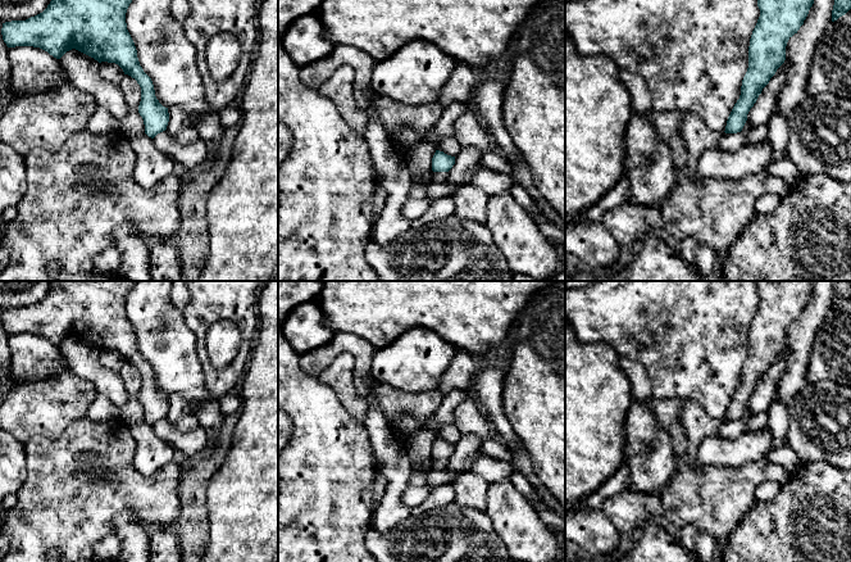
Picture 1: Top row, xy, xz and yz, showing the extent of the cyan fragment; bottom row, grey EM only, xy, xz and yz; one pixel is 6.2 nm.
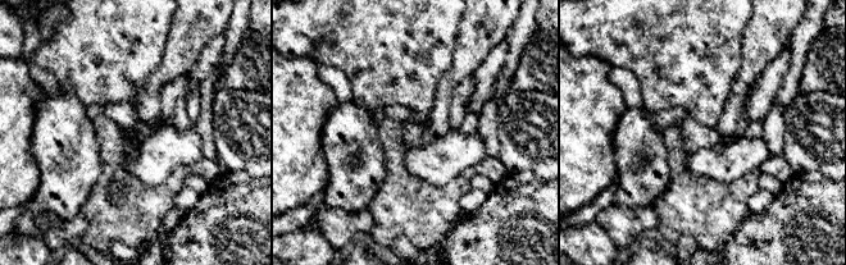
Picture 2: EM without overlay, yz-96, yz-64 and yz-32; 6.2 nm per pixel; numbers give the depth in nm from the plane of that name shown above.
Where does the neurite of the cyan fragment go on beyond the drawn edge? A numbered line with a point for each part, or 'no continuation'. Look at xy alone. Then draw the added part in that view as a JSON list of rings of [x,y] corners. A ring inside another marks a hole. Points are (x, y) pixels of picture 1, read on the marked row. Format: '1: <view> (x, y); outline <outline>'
no continuation

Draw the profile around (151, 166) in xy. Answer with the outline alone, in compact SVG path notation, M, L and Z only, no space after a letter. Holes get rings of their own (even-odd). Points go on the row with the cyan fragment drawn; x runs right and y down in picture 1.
M146 133L129 139L136 154L133 175L140 186L151 187L158 181L178 171L176 162L161 153L154 144L154 139Z

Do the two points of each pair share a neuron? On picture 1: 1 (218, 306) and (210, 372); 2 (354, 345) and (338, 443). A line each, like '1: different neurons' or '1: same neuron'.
1: same neuron
2: different neurons

